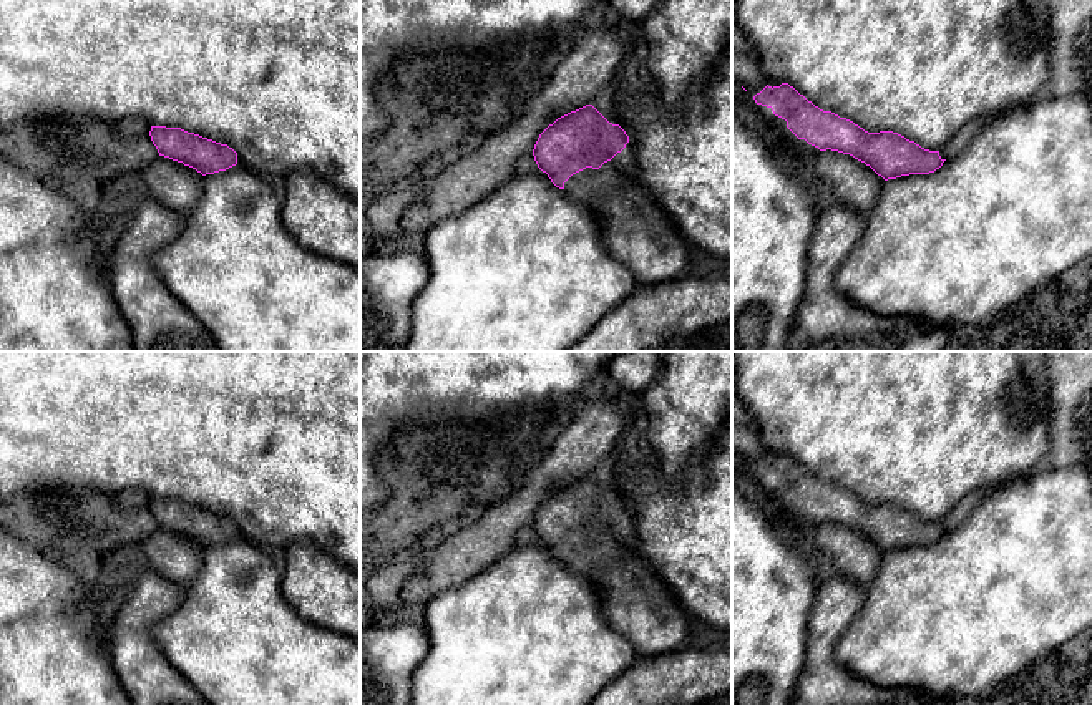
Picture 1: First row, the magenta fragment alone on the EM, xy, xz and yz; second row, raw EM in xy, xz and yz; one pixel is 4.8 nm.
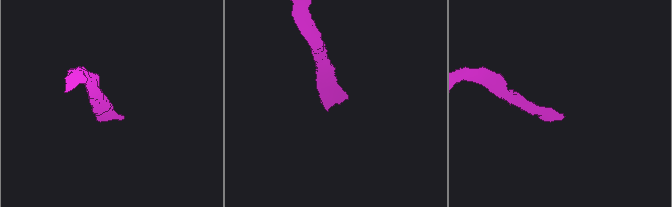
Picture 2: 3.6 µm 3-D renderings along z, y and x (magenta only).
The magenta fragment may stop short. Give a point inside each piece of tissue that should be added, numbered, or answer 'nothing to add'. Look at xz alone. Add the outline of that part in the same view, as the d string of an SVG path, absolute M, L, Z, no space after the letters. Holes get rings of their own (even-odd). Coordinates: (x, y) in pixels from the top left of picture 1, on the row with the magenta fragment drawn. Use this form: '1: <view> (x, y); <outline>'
1: xz (634, 229); M627 143L599 169L573 174L564 192L597 217L604 249L634 274L639 285L684 279L689 275L689 244L634 181L634 168L634 149Z

